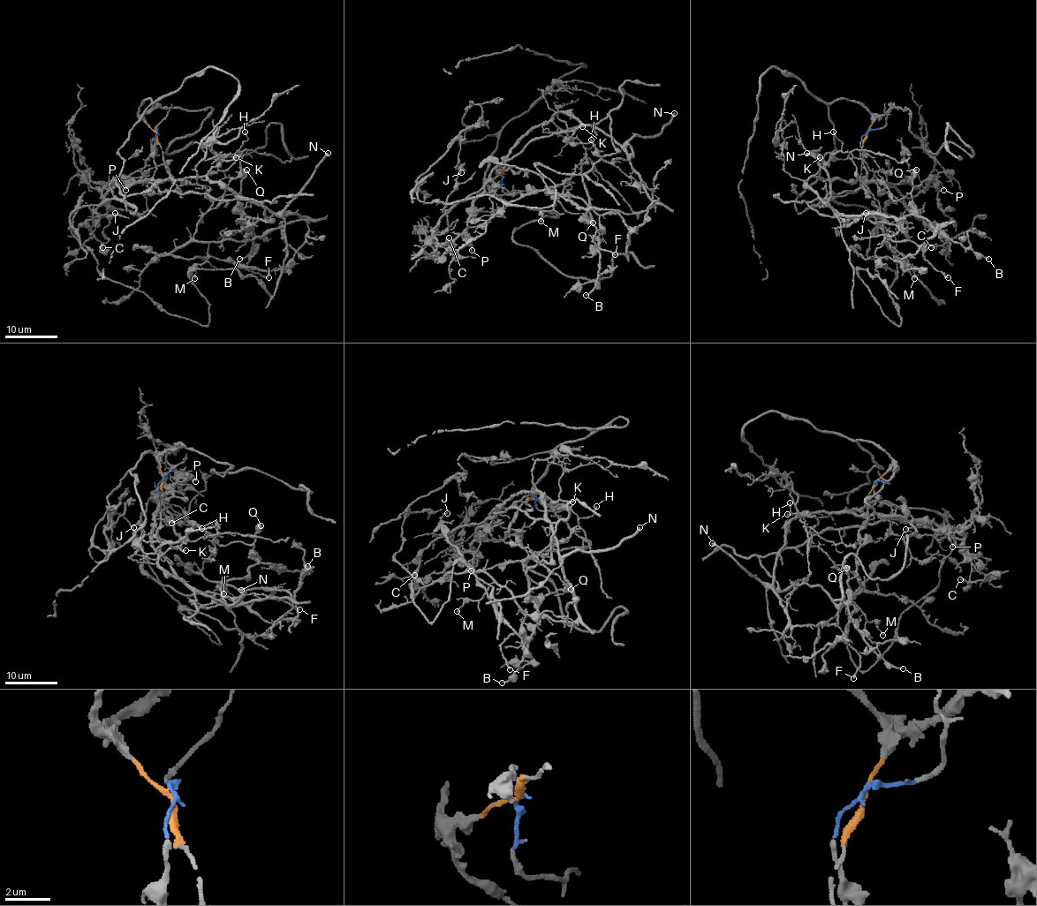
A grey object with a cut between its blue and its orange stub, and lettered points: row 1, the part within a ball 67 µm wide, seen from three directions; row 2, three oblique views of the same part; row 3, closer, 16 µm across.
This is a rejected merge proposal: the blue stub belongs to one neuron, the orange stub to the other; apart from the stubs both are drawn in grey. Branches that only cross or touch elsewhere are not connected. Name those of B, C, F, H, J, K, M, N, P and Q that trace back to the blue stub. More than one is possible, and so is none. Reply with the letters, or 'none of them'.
B, C, F, H, J, K, M, N, P, Q

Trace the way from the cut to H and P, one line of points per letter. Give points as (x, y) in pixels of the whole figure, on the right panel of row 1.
H: (867, 132), (860, 141), (859, 178), (849, 181), (814, 176), (842, 149), (833, 132)
P: (867, 132), (860, 141), (862, 178), (916, 184), (935, 179), (943, 190)

